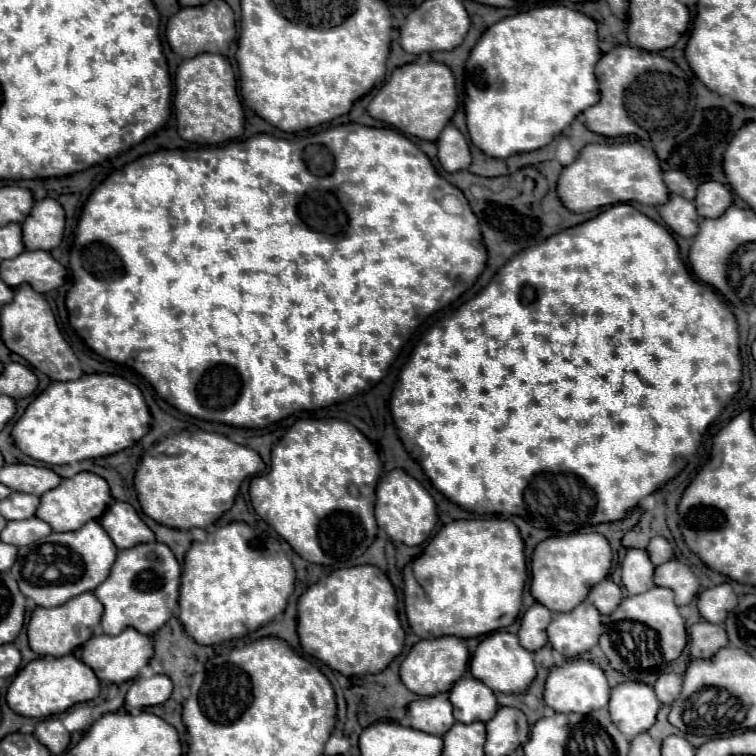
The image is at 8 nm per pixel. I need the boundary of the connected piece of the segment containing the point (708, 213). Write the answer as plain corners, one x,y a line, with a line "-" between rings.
704,182
698,186
694,204
702,218
718,218
732,204
732,194
720,182

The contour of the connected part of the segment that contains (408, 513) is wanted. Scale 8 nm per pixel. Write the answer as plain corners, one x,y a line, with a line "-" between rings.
394,468
384,474
376,486
376,522
378,528
384,530
394,542
402,542
406,546
418,546
426,542
436,526
436,504
432,496
424,490
424,486
408,476
402,468

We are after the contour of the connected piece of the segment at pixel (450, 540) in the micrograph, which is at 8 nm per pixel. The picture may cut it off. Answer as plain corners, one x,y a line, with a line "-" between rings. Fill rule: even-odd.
454,520
438,530
408,568
404,608
412,632
420,638
474,638
510,626
520,614
526,558
520,532
510,520

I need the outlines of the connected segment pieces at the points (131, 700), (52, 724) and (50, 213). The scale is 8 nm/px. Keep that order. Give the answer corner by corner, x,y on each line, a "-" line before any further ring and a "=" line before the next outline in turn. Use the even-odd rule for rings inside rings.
164,674
136,678
126,694
128,706
154,706
164,704
172,694
172,680
=
46,718
42,720
36,730
34,736
44,742
44,746
48,746
48,750
52,754
62,754
70,744
70,732
62,726
62,722
58,718
=
54,198
34,202
28,218
22,222
22,240
26,250
52,250
64,234
64,208

